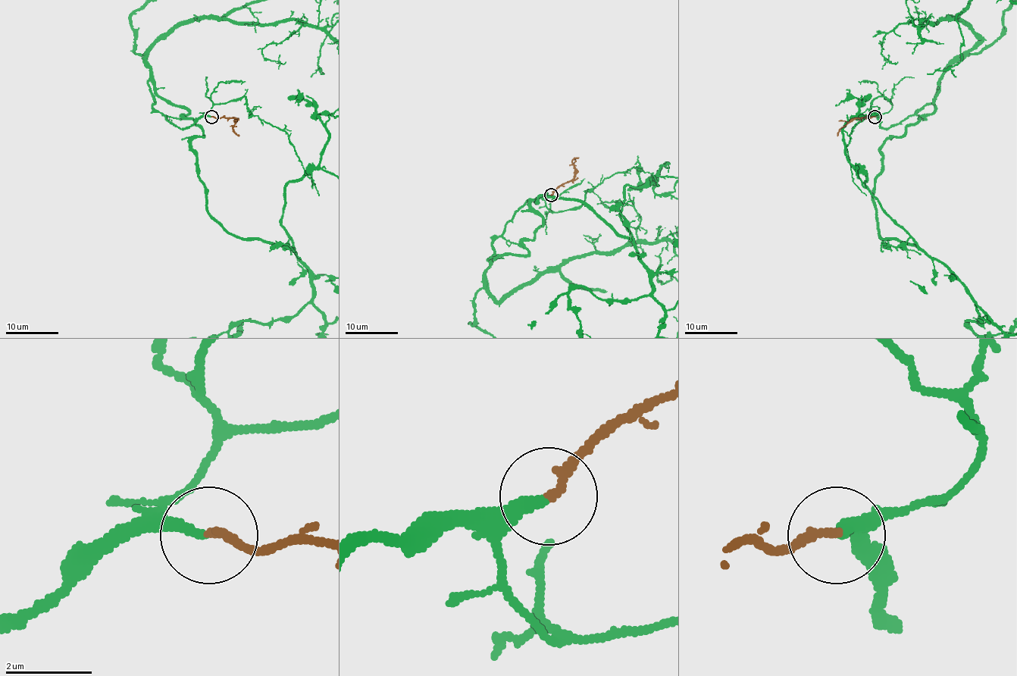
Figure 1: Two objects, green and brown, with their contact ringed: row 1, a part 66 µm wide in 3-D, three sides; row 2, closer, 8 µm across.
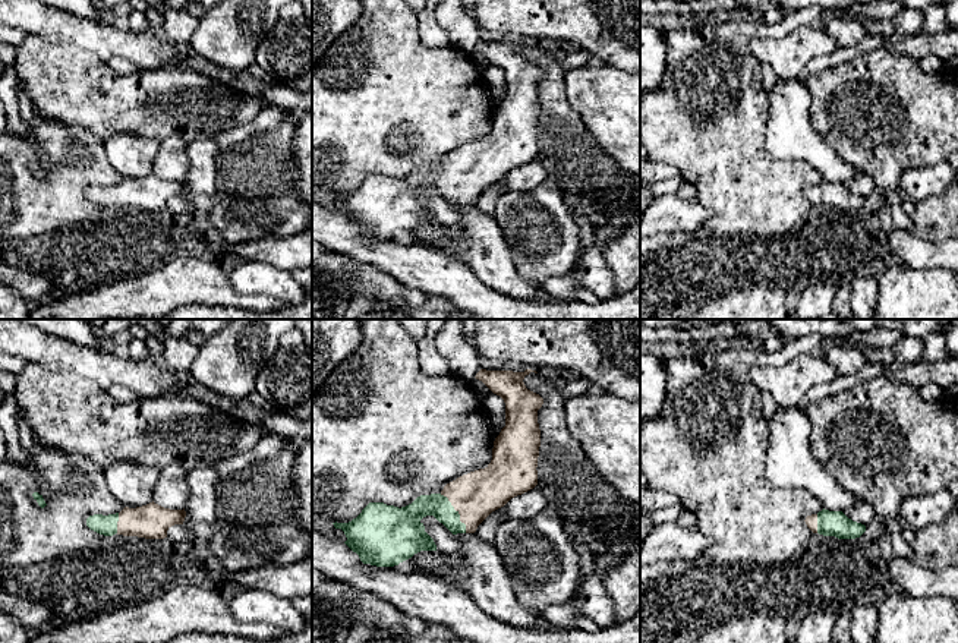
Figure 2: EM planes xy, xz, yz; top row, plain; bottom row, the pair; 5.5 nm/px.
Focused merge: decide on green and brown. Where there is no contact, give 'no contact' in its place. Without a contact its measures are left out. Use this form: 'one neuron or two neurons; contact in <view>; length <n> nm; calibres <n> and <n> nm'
one neuron; contact in xz; length 260 nm; calibres 130 and 260 nm

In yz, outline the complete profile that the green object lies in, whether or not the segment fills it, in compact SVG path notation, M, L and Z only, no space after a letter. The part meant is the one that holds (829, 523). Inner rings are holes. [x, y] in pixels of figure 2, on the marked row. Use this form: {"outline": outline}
{"outline": "M822 510L806 517L806 524L813 533L835 536L838 539L855 539L866 532L866 526L848 519L842 511Z"}

